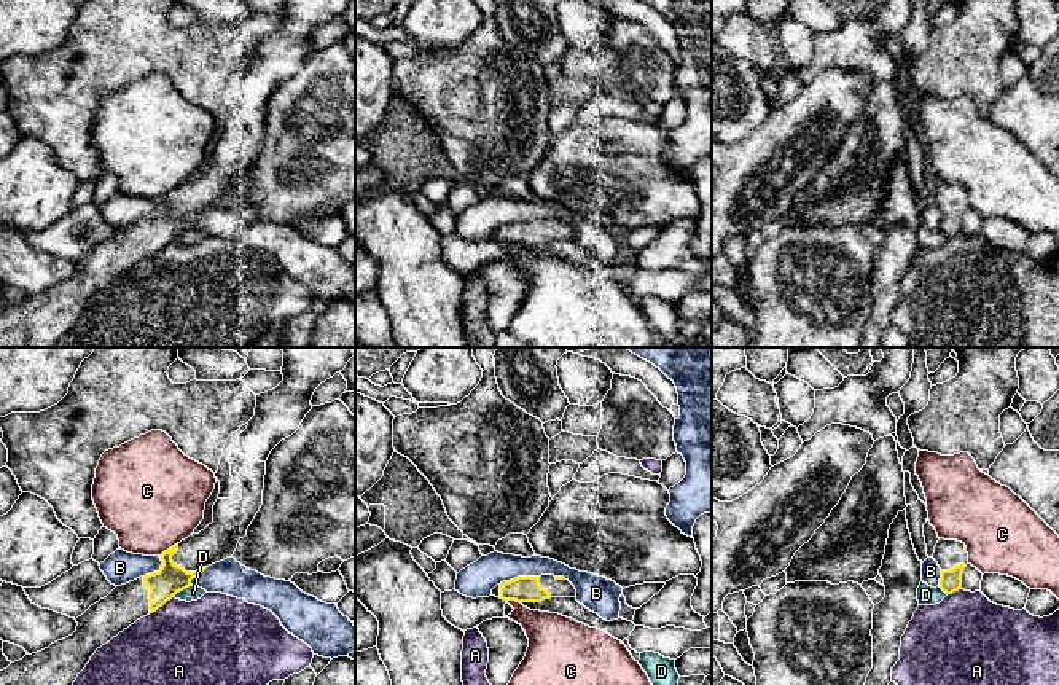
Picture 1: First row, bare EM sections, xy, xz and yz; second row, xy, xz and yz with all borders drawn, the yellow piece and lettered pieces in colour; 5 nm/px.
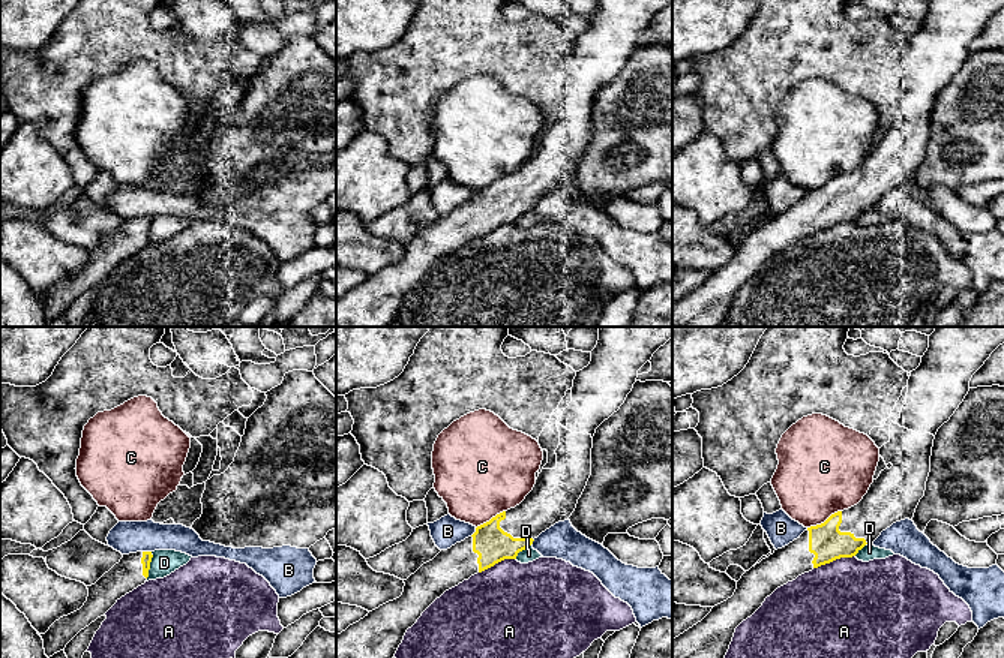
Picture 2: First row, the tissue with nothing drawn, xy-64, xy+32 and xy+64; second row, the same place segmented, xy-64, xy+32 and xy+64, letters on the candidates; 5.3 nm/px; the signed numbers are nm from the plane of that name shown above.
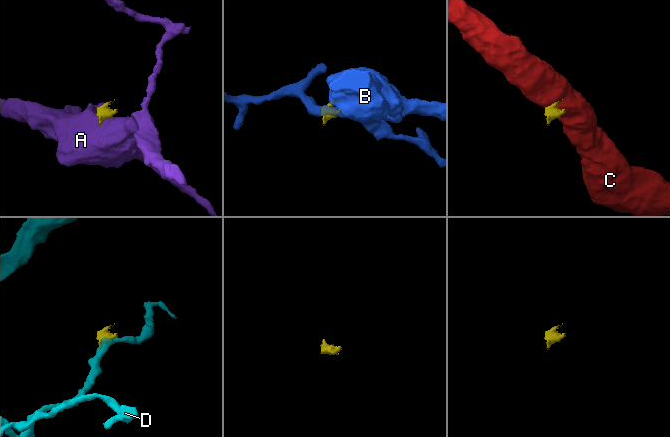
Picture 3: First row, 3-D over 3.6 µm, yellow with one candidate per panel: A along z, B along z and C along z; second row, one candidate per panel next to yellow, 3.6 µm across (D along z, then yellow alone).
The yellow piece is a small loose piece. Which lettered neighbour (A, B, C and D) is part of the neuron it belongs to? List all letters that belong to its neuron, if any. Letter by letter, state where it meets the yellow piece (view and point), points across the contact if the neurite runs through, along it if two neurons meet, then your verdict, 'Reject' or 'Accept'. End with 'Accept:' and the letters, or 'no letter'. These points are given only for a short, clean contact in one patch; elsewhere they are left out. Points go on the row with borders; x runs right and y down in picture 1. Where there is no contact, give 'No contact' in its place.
A: Touches yellow at xy (161, 606). Boundary: xy (172, 596), (150, 614). Reject
B: Touches yellow at xz (518, 577). Boundary: xz (539, 575), (518, 575), (499, 583). Reject
C: Touches yellow at xy (169, 548). Boundary: xy (177, 542), (160, 556). Reject
D: Touches yellow at xy (182, 590). Boundary: xy (191, 585), (172, 596). Reject
Accept: no letter

